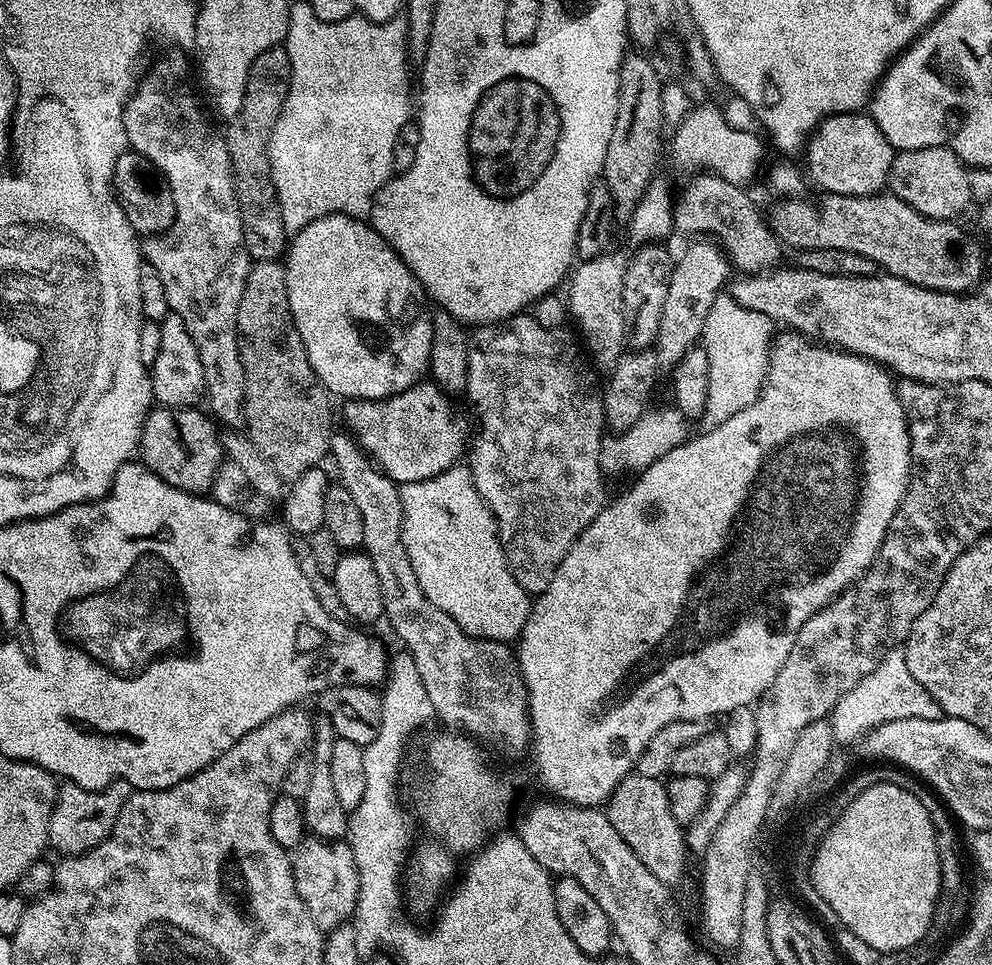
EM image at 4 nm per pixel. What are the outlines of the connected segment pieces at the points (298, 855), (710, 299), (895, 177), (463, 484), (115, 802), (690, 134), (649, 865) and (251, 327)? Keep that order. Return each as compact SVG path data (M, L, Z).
M305 838L291 853L294 886L306 902L306 910L310 910L310 918L319 926L320 931L327 934L338 925L351 921L356 914L358 902L358 866L354 866L354 854L347 842L329 842L315 838Z
M700 238L685 250L673 263L670 286L666 290L666 306L662 306L662 323L658 326L654 351L661 369L670 370L690 349L701 343L706 318L714 306L718 294L729 283L728 257L719 243Z
M948 148L897 151L892 158L888 188L891 195L902 198L902 202L914 206L914 210L931 220L952 220L972 200L972 184L967 171L964 161Z
M453 466L442 474L438 474L433 480L401 484L399 489L402 514L404 515L402 518L402 546L406 546L406 558L410 558L410 566L414 566L414 578L418 578L418 586L422 586L422 594L426 594L426 598L430 602L434 602L434 606L438 606L438 610L450 614L450 618L454 618L454 622L458 622L458 626L466 634L474 636L478 640L515 641L519 637L520 631L526 626L526 618L532 608L532 600L529 592L522 590L522 586L518 586L514 574L508 568L504 545L500 543L500 531L496 528L496 518L492 515L491 510L484 505L483 498L480 497L474 486L471 467Z
M114 780L97 792L91 792L77 784L61 783L50 814L49 845L53 849L56 847L64 856L78 856L81 852L89 852L108 837L110 830L114 830L114 822L118 822L118 814L122 814L122 806L126 806L133 791L132 784L125 780Z
M704 104L701 108L693 107L685 115L684 119L675 125L676 133L672 136L672 160L687 174L708 173L714 176L726 178L726 182L747 185L747 180L752 180L756 176L756 159L760 156L760 140L756 136L751 136L748 132L739 132L736 128L728 125L728 120L716 108Z
M639 774L624 779L606 801L606 811L614 830L622 834L626 846L638 854L642 866L663 884L675 886L688 868L690 853L684 840L685 829L670 814L668 789L663 779L655 780Z
M258 260L255 261L248 269L248 277L246 278L246 286L242 290L242 302L238 302L238 322L236 323L236 333L238 334L238 346L240 347L240 357L242 358L242 366L244 367L244 423L246 435L252 440L254 446L265 456L270 466L277 471L284 482L297 480L302 474L306 474L306 470L317 467L321 463L320 459L329 455L332 438L334 435L334 427L332 428L332 404L330 393L327 388L321 384L320 380L314 374L314 370L310 366L310 358L306 358L306 346L302 346L302 338L298 334L298 330L294 326L294 318L290 310L290 302L288 301L288 287L286 286L286 278L284 277L285 265L275 260Z

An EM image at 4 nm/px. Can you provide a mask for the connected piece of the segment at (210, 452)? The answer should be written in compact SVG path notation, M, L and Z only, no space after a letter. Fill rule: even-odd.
M196 406L153 407L144 419L138 456L151 472L162 478L162 482L183 492L208 494L212 491L212 483L220 468L220 461L225 459L226 455L221 444L221 433L216 432L217 425L213 417L207 411L199 412L200 410Z

